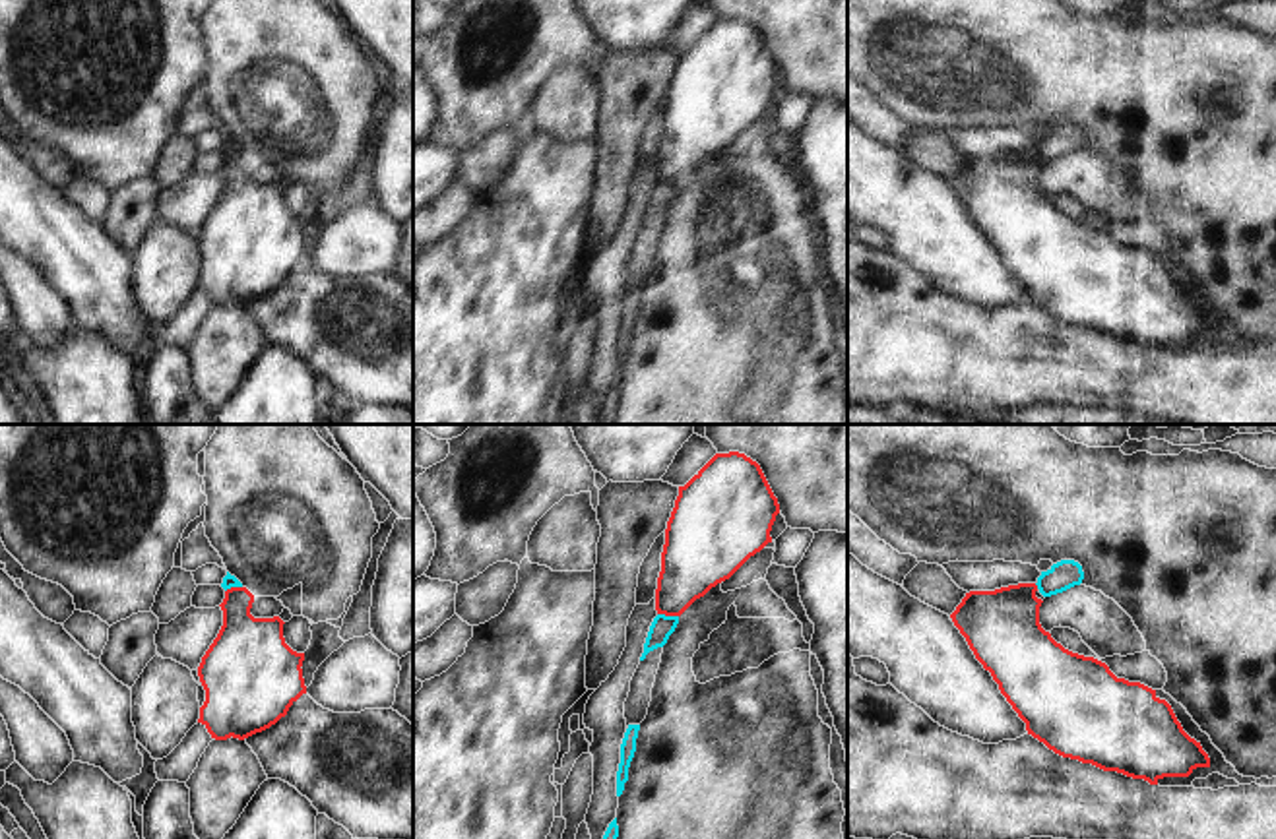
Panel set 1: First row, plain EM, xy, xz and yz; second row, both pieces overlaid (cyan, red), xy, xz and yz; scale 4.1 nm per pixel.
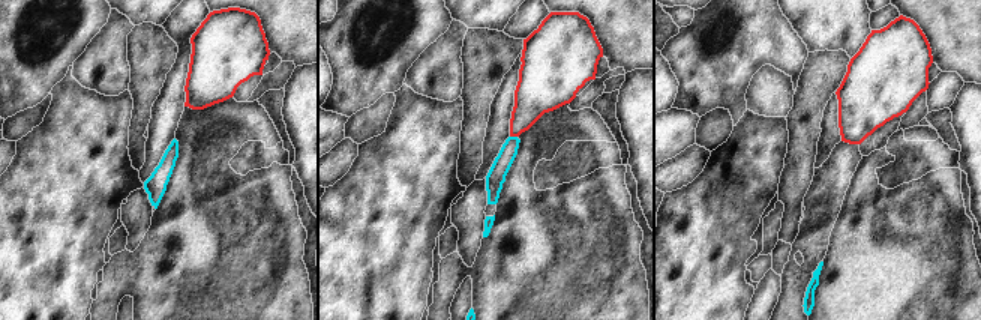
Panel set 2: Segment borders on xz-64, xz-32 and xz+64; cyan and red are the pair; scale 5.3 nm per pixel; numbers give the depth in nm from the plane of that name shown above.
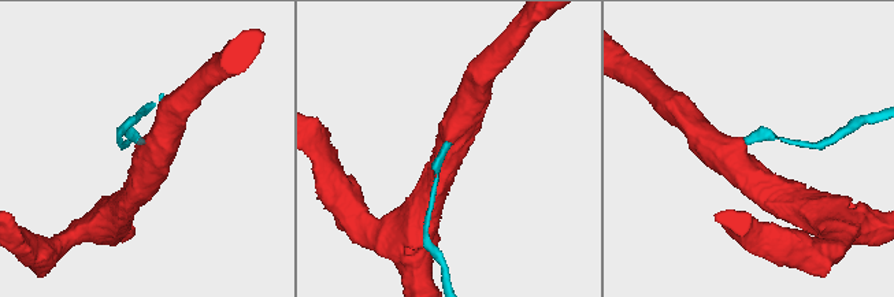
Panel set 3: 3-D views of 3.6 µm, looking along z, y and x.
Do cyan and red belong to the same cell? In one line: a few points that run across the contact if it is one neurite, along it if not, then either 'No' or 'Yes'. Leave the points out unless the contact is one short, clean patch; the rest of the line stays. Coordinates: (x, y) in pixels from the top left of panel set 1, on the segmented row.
Line: xz (658, 613), (677, 617). No.

